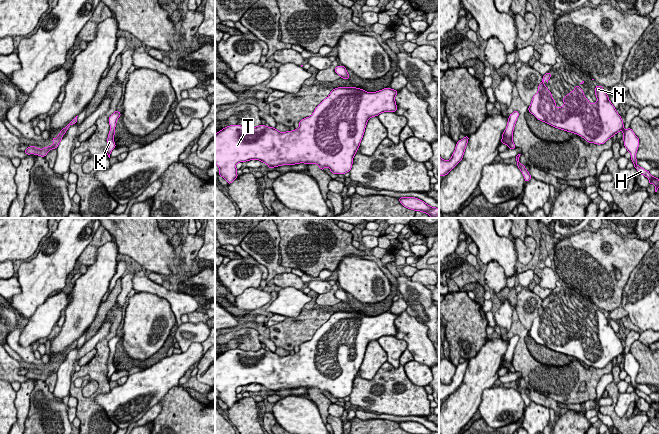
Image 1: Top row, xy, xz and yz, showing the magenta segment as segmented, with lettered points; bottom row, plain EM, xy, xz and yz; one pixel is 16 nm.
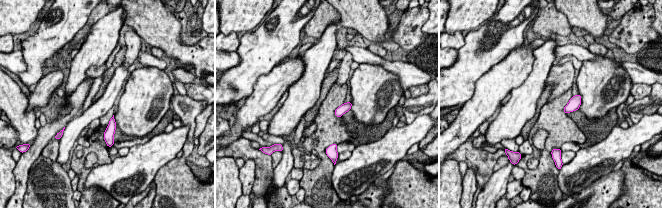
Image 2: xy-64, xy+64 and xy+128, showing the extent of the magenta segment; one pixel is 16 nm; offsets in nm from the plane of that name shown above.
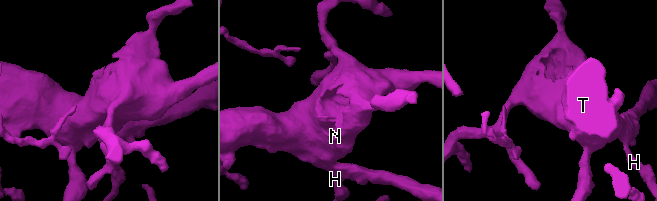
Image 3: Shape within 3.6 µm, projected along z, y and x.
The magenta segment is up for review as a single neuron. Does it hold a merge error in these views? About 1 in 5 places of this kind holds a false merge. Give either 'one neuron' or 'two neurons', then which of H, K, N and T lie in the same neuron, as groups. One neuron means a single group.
one neuron | H K N T

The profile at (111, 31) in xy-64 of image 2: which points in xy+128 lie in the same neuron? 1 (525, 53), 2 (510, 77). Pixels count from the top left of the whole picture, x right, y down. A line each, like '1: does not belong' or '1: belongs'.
1: does not belong
2: does not belong

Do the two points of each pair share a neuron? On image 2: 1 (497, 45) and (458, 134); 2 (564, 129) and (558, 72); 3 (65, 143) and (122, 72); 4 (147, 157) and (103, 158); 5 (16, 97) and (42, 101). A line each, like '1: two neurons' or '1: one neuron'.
1: two neurons
2: two neurons
3: one neuron
4: two neurons
5: two neurons

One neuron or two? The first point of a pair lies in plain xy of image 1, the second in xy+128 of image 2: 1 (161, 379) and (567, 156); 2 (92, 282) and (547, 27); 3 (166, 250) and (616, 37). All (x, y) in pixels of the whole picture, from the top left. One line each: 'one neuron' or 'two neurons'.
1: two neurons
2: two neurons
3: two neurons

